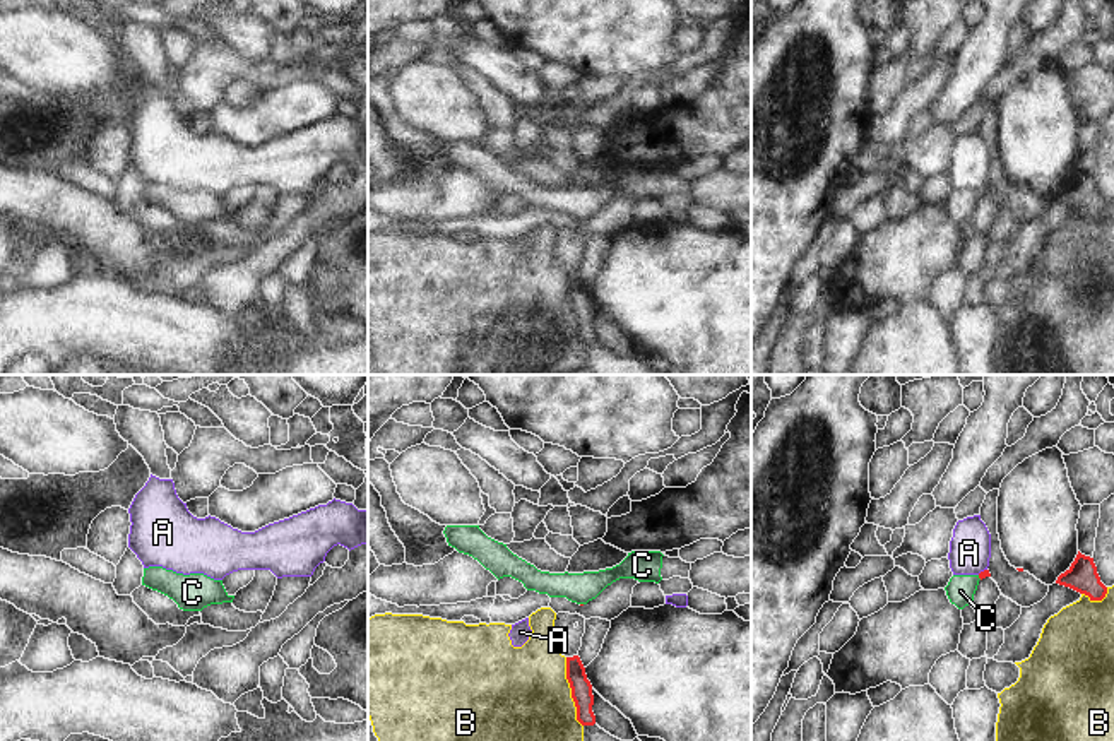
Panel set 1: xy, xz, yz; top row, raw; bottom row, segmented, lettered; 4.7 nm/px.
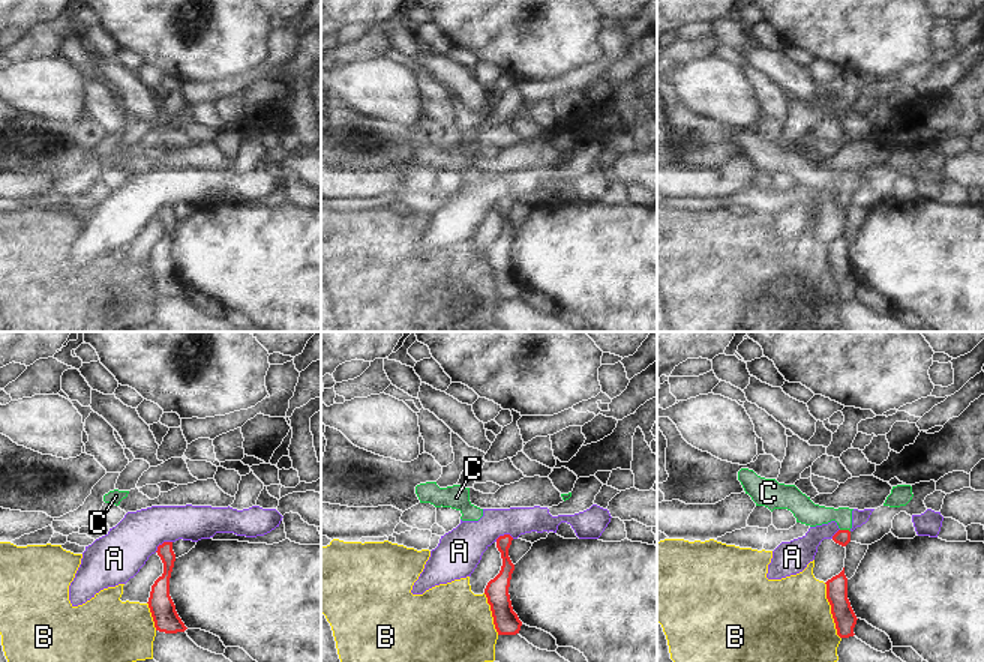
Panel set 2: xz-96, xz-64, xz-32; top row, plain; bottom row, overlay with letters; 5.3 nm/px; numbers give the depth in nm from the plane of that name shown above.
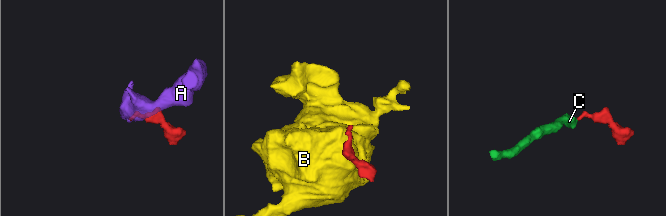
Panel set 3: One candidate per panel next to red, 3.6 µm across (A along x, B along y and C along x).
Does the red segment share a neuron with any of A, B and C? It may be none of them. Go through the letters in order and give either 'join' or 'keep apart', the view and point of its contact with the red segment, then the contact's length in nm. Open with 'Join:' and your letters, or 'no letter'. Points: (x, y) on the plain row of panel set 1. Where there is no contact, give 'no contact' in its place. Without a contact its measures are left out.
Join: C
A: keep apart | yz (981, 189) | 50 nm
B: keep apart | xz (572, 308) | 340 nm
C: join | yz (979, 194) | 30 nm

